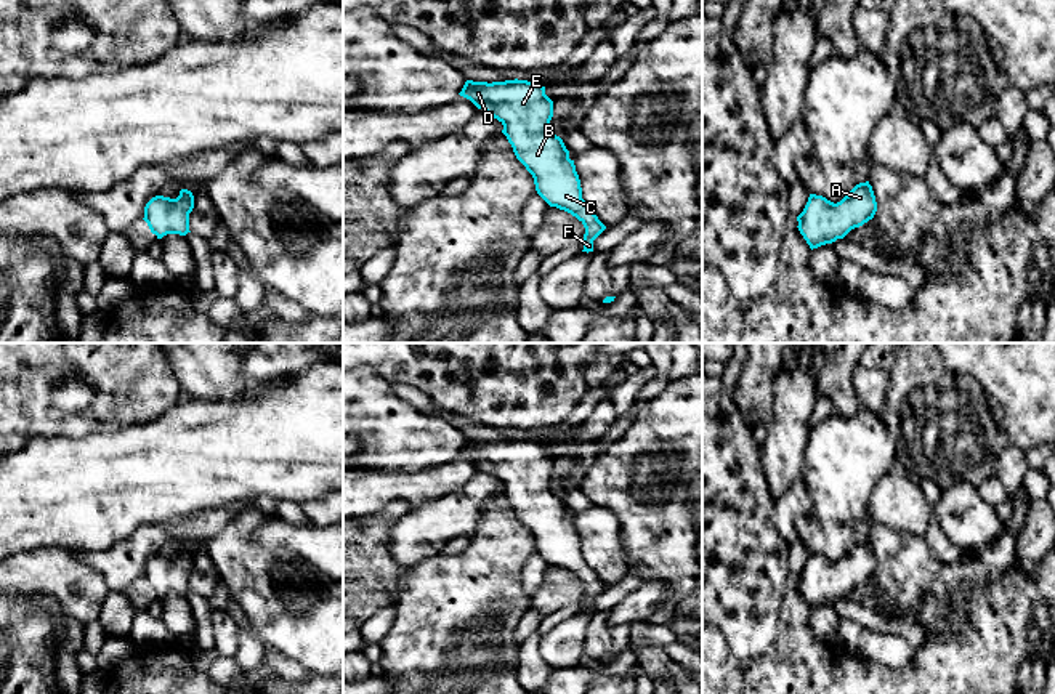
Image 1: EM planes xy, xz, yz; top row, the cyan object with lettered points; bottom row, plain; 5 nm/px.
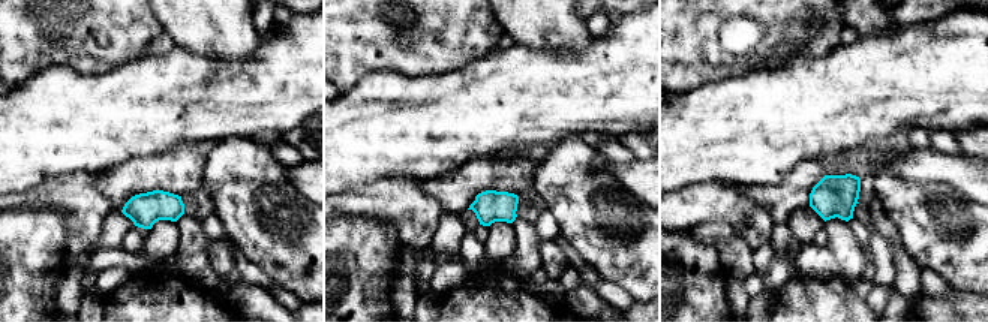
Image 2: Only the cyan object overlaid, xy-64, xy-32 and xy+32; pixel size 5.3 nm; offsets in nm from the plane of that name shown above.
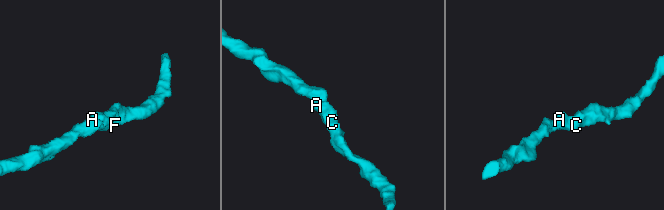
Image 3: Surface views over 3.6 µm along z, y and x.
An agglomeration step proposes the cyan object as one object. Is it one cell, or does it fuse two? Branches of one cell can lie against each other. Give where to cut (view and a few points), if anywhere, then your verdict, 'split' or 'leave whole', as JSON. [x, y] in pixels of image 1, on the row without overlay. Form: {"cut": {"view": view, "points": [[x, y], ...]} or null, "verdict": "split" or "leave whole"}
{"cut": null, "verdict": "leave whole"}

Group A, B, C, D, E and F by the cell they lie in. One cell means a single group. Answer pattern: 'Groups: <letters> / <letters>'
Groups: A B C D E F

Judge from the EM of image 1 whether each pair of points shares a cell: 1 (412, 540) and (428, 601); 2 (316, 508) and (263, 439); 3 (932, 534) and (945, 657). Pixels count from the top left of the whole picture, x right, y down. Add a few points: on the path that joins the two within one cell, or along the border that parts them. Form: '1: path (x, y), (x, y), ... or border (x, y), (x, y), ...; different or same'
1: border (440, 553), (409, 568); different
2: border (326, 494), (300, 504); different
3: border (922, 537), (943, 563), (953, 563), (964, 552); different

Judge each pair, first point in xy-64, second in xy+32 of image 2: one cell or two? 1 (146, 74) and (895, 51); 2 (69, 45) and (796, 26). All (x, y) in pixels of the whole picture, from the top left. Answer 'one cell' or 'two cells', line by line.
1: one cell
2: two cells

